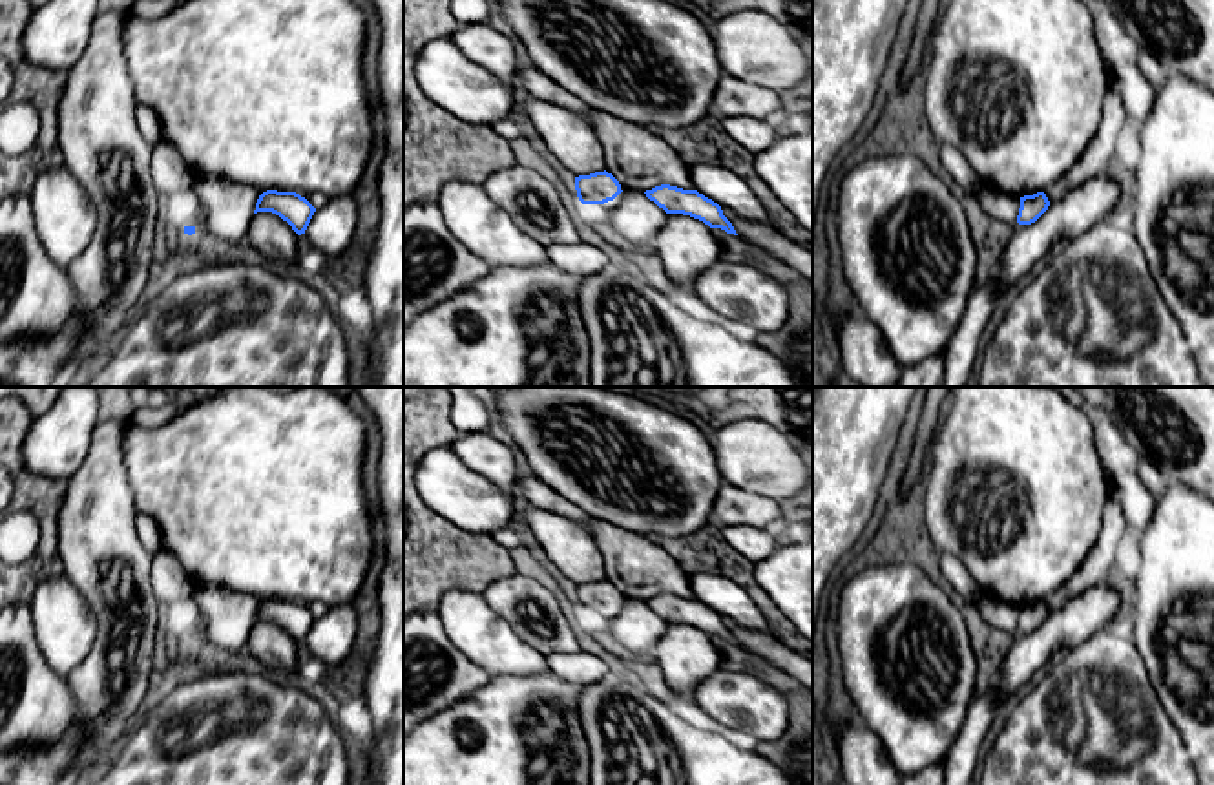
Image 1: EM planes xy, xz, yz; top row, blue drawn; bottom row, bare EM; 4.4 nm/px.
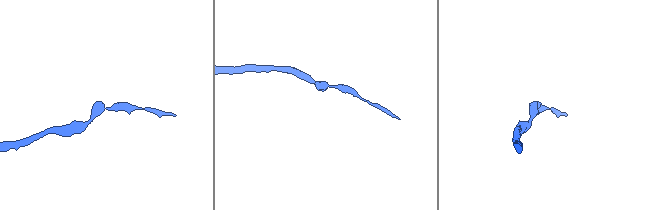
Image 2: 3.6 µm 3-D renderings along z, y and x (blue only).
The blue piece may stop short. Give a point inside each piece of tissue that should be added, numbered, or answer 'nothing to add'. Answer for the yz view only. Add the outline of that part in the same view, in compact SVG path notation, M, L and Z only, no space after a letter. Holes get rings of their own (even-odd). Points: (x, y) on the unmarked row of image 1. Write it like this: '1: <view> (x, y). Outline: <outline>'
nothing to add

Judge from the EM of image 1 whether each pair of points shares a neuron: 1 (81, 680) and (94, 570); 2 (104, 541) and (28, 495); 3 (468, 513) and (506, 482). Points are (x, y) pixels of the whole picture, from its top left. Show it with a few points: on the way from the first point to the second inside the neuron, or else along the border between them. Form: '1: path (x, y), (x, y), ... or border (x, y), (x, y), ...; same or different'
1: path (103, 652), (106, 643), (106, 597); same
2: border (66, 479), (66, 493), (59, 513), (59, 557); different
3: border (464, 462), (519, 501); different

